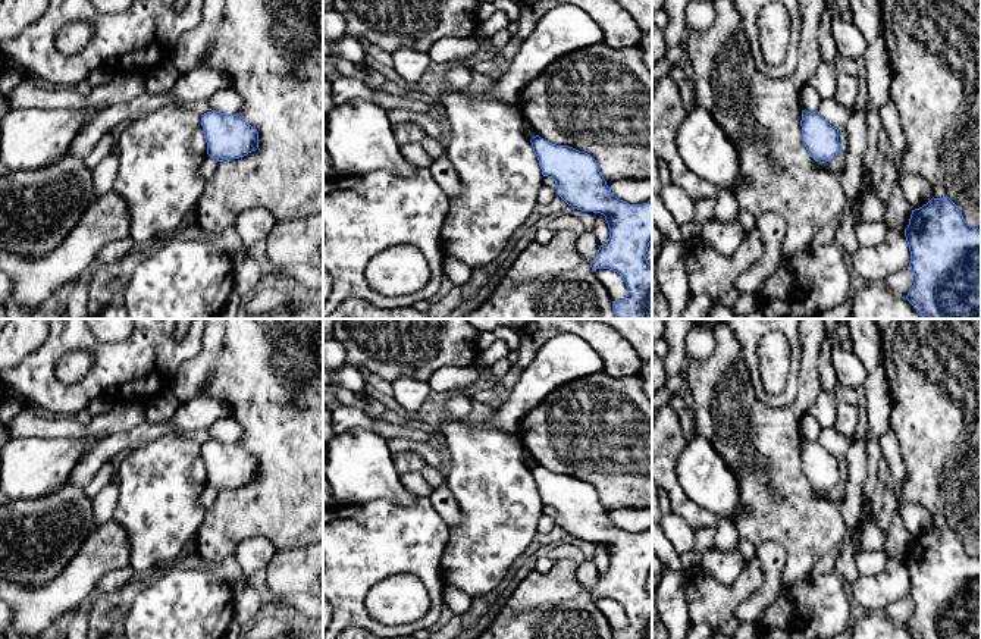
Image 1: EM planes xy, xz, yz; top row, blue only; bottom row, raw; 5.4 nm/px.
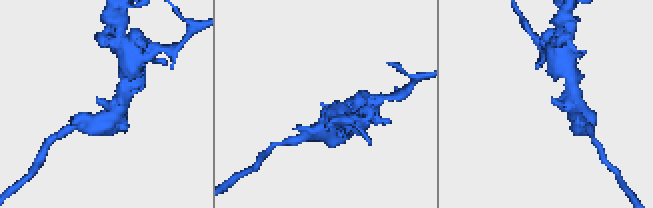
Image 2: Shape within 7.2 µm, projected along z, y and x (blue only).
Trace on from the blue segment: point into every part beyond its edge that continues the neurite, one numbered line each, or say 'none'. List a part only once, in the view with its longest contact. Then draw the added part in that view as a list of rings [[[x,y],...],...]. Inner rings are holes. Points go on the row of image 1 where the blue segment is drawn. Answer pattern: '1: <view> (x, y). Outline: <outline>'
none

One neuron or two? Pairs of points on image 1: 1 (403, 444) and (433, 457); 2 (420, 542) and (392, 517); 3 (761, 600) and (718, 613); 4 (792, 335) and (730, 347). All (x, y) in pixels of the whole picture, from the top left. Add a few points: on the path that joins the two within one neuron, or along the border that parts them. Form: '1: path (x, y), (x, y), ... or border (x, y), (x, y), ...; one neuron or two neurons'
1: path (410, 445), (426, 451); one neuron
2: path (413, 538), (400, 525); one neuron
3: border (762, 585), (737, 607), (733, 616); two neurons
4: border (735, 334), (749, 379); two neurons

